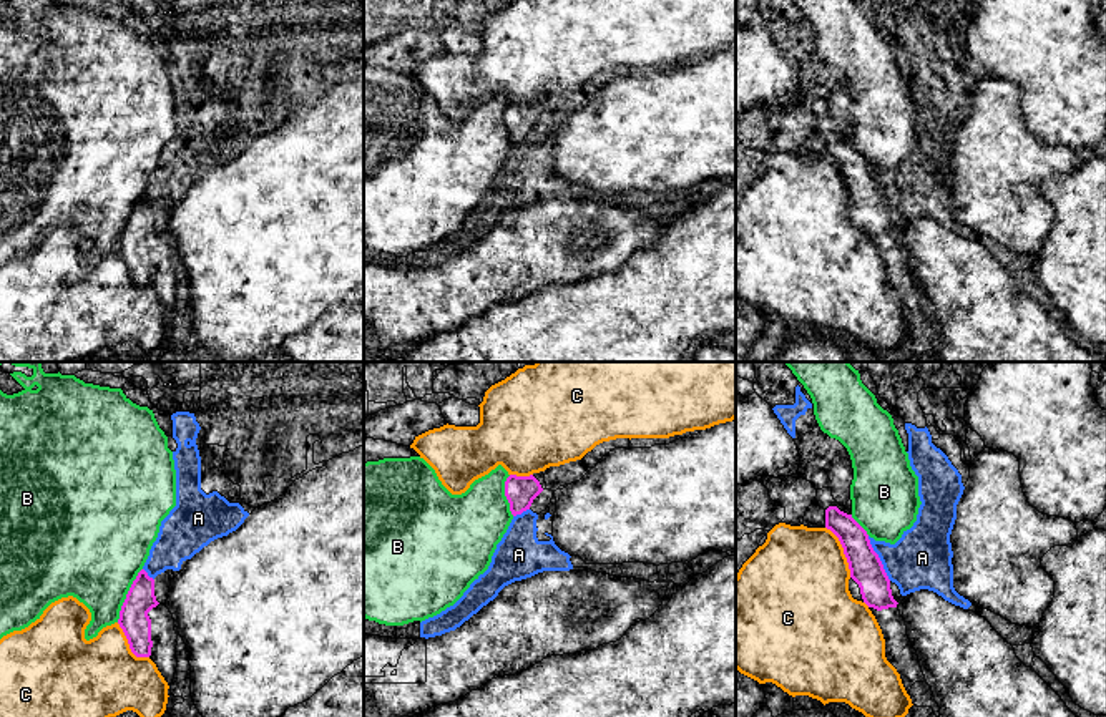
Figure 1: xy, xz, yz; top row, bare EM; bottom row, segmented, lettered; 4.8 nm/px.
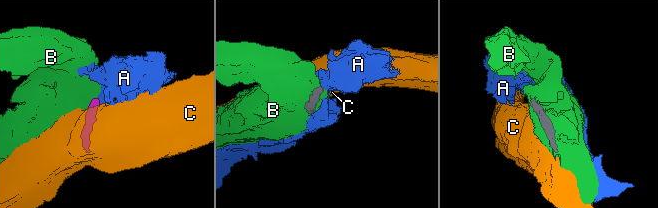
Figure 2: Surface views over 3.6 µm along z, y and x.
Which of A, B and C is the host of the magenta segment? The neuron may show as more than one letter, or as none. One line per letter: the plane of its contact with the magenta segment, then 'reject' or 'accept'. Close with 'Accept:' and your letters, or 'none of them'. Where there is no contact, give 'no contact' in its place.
A: meets magenta in yz; accept
B: meets magenta in xy; reject
C: meets magenta in yz; reject
Accept: A

